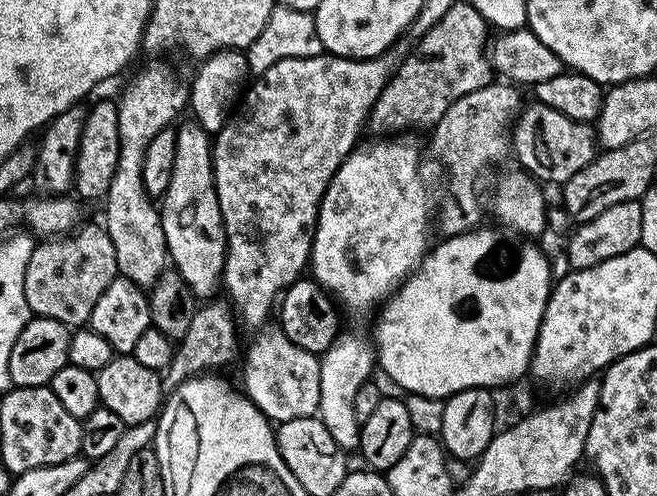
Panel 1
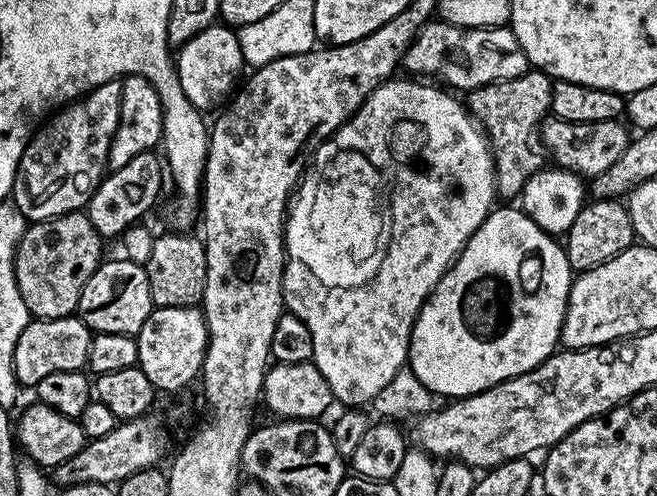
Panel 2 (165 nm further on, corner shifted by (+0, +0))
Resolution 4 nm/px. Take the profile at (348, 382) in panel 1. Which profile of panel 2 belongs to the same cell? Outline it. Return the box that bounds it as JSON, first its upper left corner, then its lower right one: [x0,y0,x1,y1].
[284,78,498,406]

